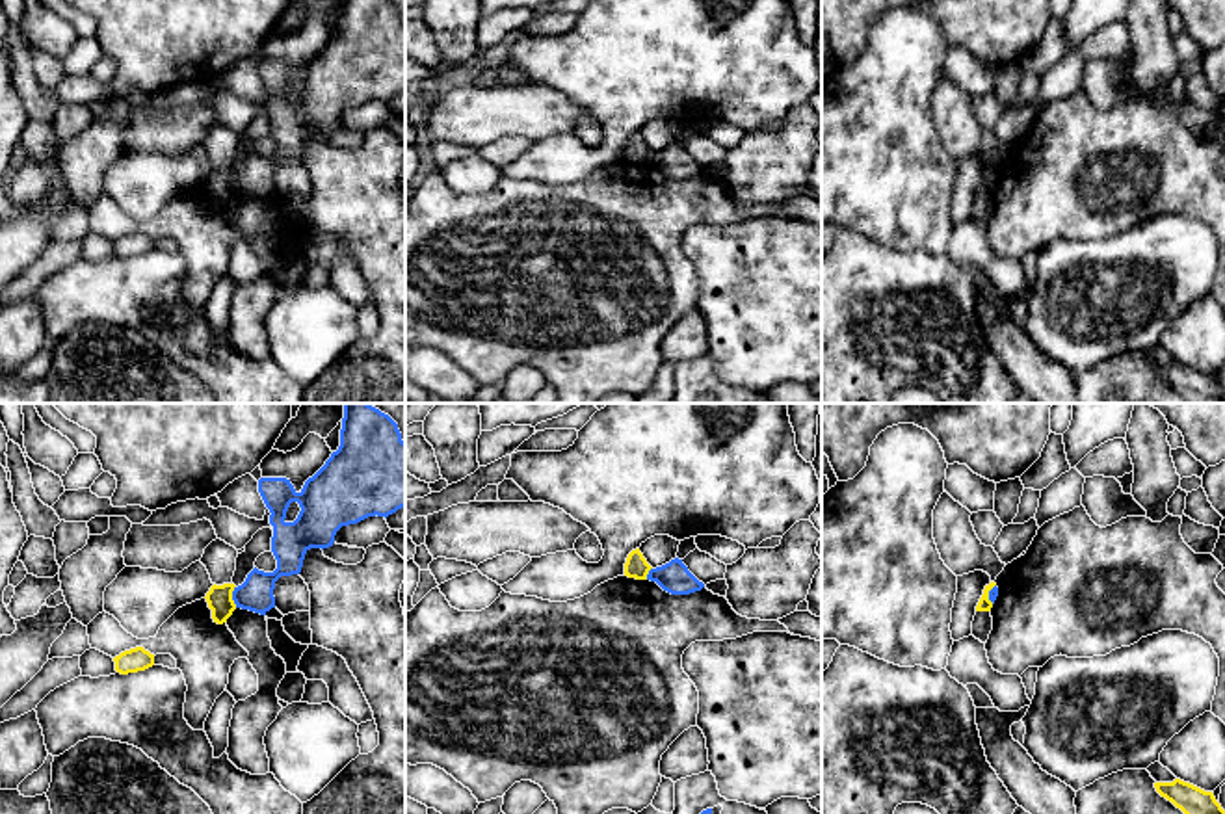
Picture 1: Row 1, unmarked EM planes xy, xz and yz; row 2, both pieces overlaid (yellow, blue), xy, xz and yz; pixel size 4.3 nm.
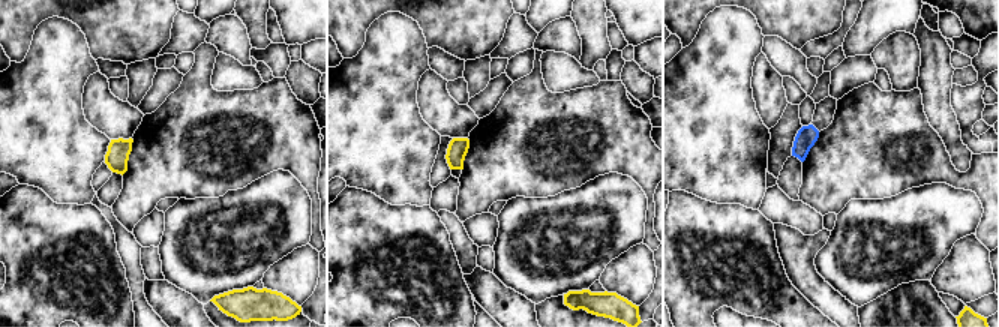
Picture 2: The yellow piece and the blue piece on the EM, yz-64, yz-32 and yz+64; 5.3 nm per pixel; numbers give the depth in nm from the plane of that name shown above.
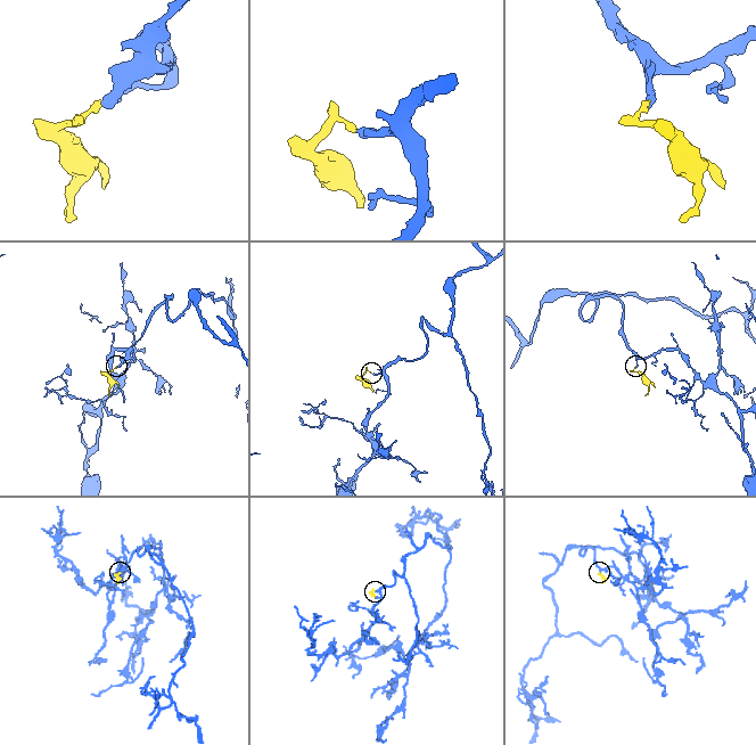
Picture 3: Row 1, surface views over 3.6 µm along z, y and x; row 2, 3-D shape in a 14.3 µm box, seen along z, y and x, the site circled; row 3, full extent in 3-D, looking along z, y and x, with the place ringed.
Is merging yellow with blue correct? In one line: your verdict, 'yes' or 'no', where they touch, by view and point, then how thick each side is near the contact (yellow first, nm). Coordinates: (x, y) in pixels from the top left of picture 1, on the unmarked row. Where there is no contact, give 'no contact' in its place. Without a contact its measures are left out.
no; contact xy (231, 181); calibres 110 and 150 nm

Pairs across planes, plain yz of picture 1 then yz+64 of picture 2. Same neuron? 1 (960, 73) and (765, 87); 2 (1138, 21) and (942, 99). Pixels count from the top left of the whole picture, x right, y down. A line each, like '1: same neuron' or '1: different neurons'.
1: different neurons
2: same neuron

